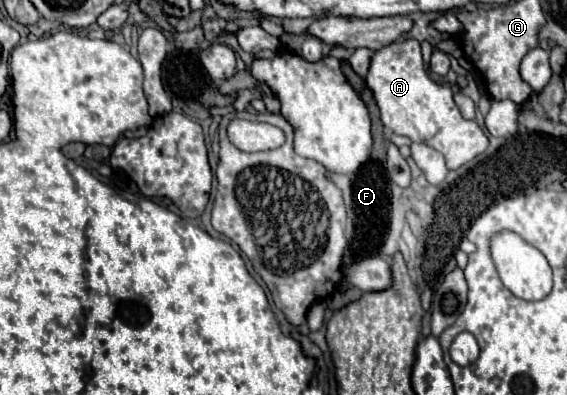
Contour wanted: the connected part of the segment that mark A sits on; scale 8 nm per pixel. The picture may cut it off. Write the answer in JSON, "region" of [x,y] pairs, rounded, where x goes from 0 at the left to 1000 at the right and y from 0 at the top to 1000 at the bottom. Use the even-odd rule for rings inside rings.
{"region":[[[705,94],[691,114],[667,124],[653,154],[646,210],[660,235],[677,322],[702,342],[723,347],[734,362],[755,362],[776,382],[790,428],[815,423],[825,403],[861,377],[861,347],[836,301],[811,296],[811,281],[797,251],[797,230],[787,215],[769,215],[744,159],[741,109],[734,99]]]}

